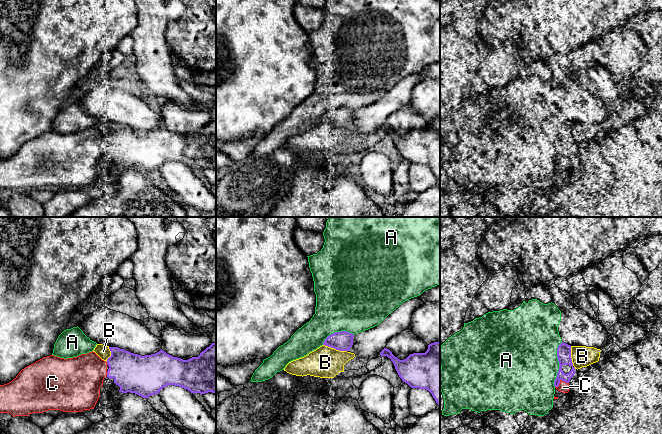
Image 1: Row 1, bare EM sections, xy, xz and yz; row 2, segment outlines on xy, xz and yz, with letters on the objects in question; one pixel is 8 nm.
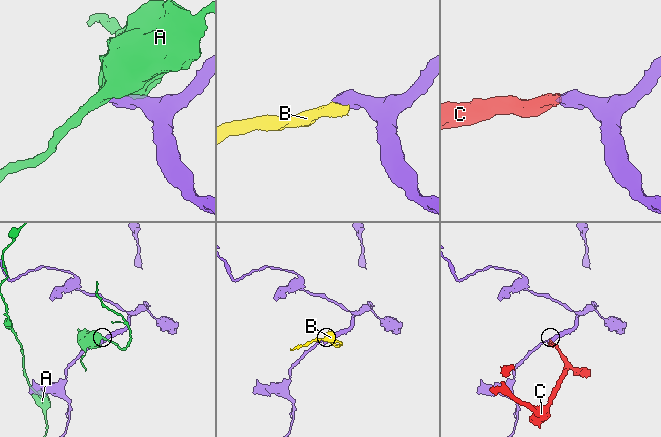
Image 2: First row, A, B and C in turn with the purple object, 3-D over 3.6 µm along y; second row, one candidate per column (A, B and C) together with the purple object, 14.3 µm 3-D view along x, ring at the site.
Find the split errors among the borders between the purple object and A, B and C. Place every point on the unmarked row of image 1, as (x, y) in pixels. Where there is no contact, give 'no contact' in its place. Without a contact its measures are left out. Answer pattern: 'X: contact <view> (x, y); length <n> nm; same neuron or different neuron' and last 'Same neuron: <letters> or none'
A: contact yz (559, 140); length 360 nm; different neuron
B: contact xz (335, 124); length 200 nm; different neuron
C: contact yz (559, 157); length 120 nm; same neuron
Same neuron: C

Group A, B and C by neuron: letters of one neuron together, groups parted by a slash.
A / B / C

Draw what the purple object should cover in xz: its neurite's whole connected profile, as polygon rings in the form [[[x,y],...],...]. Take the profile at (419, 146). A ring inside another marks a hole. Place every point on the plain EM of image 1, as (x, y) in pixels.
[[[440,118],[428,121],[425,129],[413,129],[400,136],[384,124],[381,132],[387,132],[403,158],[411,164],[428,166],[440,182]]]

